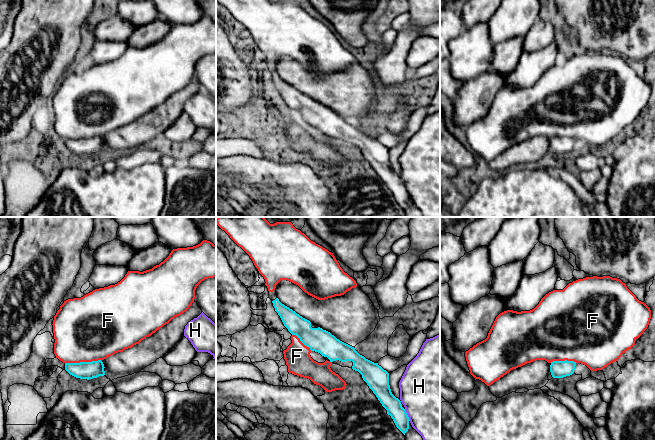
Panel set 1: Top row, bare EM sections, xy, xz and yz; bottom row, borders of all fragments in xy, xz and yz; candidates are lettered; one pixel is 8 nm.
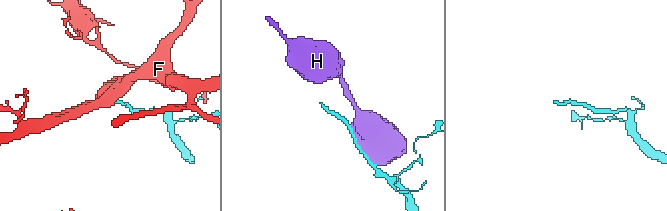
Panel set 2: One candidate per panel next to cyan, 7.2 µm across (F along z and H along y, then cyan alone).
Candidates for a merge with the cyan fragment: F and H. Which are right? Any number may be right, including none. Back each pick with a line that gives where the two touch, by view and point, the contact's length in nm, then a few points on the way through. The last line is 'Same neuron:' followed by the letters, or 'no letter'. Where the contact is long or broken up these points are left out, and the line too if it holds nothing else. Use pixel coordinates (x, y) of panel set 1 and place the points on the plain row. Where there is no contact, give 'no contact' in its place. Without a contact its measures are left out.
F: contact xy (83, 138); length 300 nm
Same neuron: F

